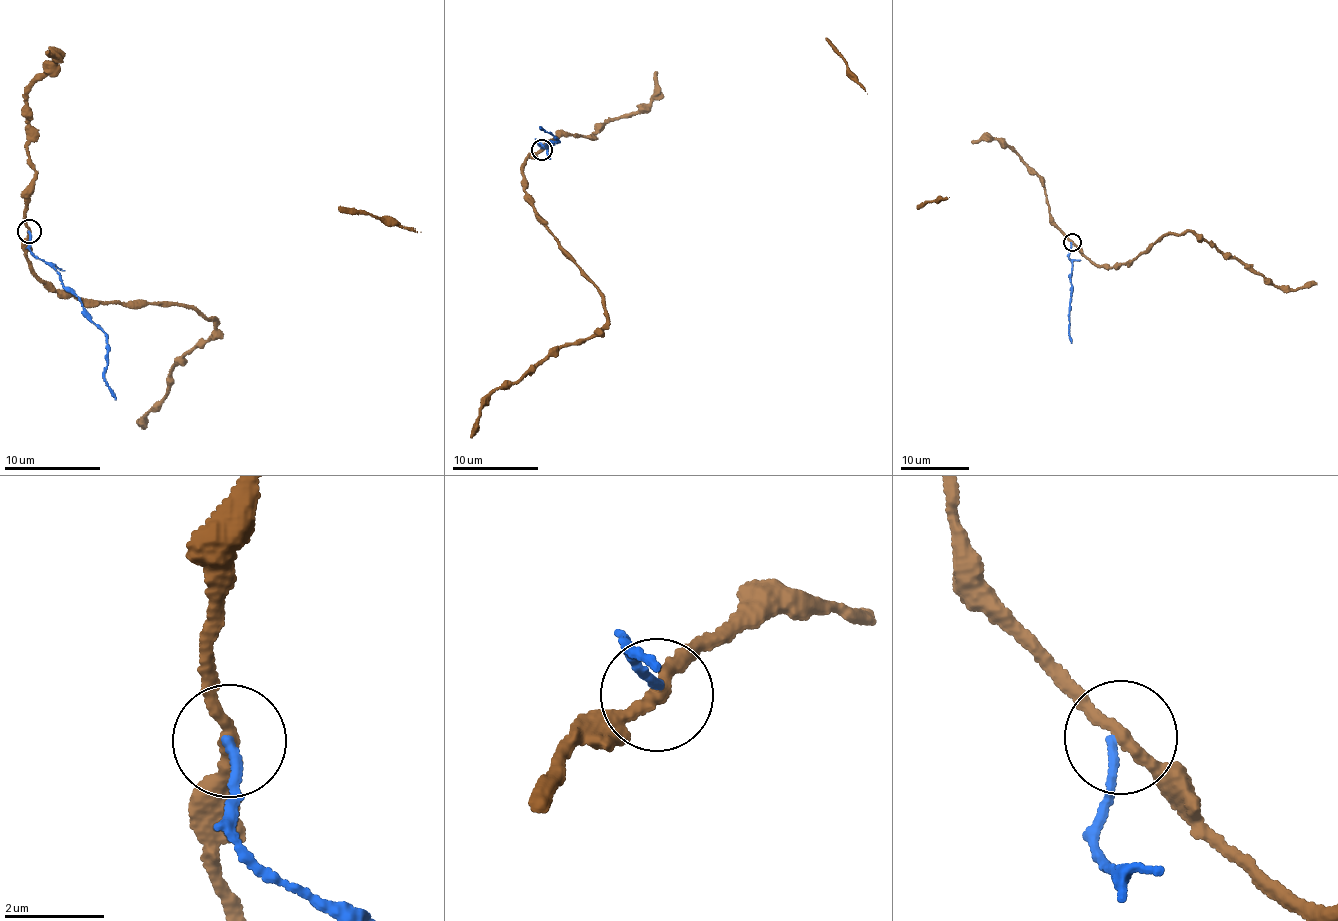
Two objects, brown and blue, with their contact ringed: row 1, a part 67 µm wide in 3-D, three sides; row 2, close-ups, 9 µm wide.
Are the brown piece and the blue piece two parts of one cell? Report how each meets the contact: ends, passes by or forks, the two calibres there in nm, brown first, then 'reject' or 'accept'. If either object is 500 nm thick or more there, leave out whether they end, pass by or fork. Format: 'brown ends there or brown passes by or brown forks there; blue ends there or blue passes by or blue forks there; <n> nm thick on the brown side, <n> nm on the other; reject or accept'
brown passes by; blue ends there; 240 nm thick on the brown side, 170 nm on the other; reject

